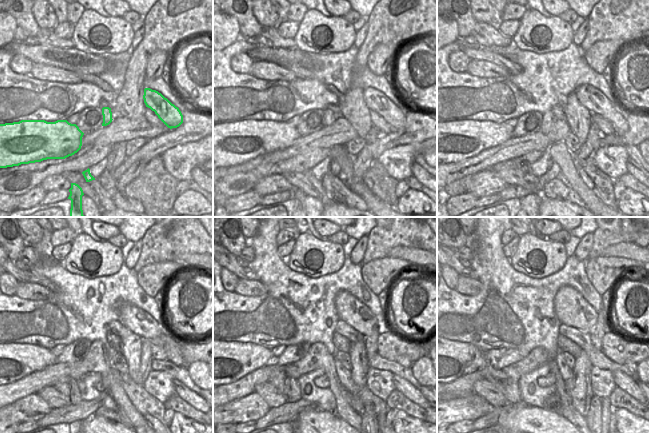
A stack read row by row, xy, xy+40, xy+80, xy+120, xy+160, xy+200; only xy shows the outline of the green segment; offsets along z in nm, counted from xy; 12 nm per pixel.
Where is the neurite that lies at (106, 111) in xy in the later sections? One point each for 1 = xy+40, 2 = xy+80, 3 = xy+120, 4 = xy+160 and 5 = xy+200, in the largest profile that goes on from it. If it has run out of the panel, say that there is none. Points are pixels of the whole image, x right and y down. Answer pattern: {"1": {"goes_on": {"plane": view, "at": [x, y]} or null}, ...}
{"1": {"goes_on": {"plane": "xy+40", "at": [329, 117]}}, "2": {"goes_on": {"plane": "xy+80", "at": [549, 119]}}, "3": {"goes_on": {"plane": "xy+120", "at": [97, 360]}}, "4": {"goes_on": {"plane": "xy+160", "at": [318, 357]}}, "5": {"goes_on": {"plane": "xy+200", "at": [539, 356]}}}

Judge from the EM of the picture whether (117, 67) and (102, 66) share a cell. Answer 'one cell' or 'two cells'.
one cell

